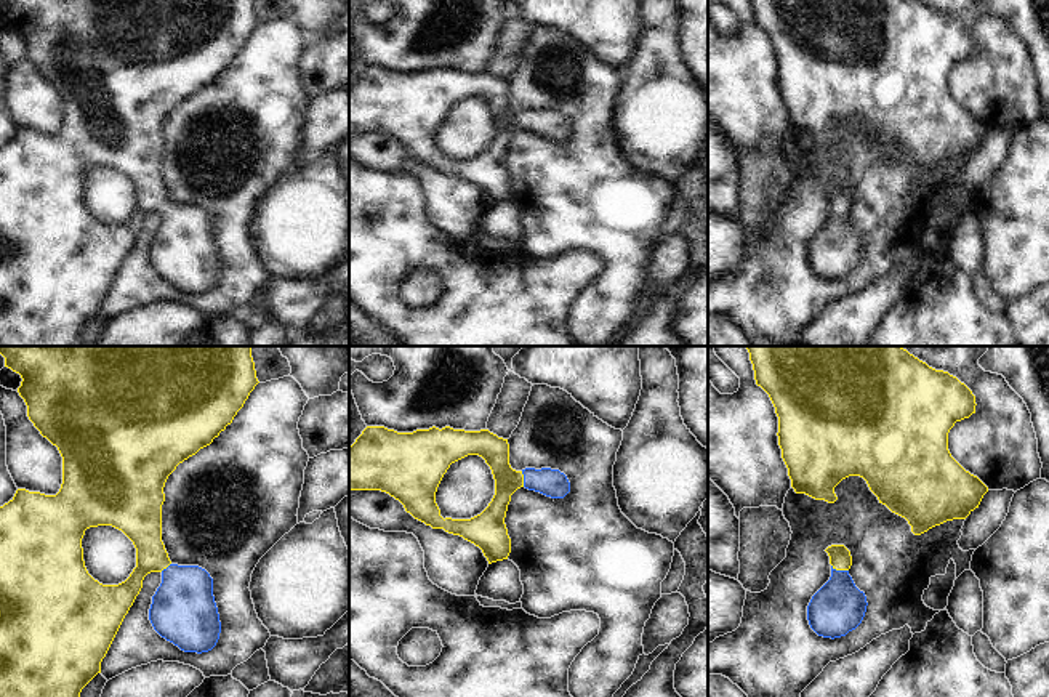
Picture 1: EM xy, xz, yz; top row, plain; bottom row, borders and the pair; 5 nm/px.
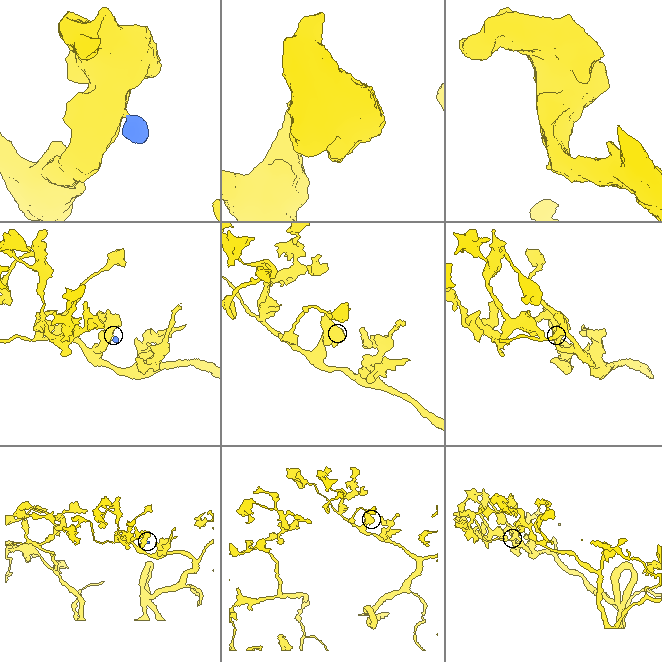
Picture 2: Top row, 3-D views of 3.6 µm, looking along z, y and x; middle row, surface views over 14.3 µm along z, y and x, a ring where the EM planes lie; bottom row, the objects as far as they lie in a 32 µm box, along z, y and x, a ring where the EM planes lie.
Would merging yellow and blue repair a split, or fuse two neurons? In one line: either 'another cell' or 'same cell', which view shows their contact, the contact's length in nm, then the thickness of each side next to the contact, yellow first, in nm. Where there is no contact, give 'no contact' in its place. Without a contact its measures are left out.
same cell | yz | 90 nm | 110/260 nm

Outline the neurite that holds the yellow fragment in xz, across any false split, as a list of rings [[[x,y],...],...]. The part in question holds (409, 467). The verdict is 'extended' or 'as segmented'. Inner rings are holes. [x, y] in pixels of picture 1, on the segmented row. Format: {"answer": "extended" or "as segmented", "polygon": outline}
{"answer": "extended", "polygon": [[[367,426],[349,447],[349,490],[381,490],[389,494],[399,500],[405,511],[415,519],[432,529],[444,529],[448,534],[460,535],[479,546],[488,564],[508,559],[511,553],[511,538],[504,518],[511,495],[520,487],[551,498],[564,498],[570,492],[570,482],[559,469],[512,469],[509,465],[508,439],[498,437],[488,429],[464,431],[450,426],[442,429],[432,426],[413,433],[397,433],[384,426]],[[468,455],[479,455],[490,466],[495,479],[495,495],[488,506],[471,519],[444,519],[436,503],[437,487],[450,465]]]}

